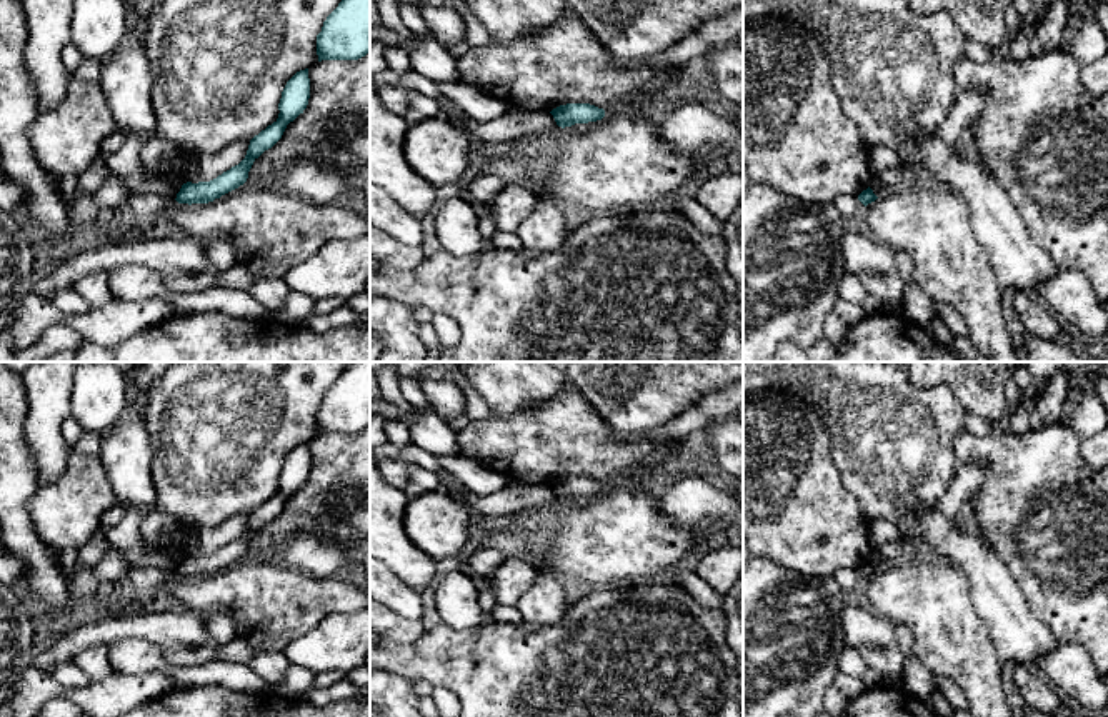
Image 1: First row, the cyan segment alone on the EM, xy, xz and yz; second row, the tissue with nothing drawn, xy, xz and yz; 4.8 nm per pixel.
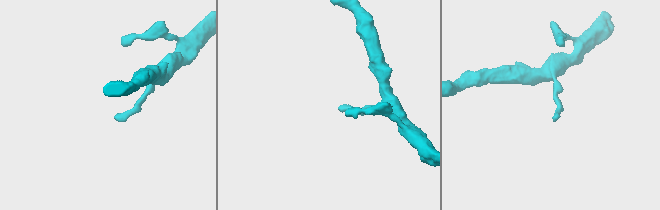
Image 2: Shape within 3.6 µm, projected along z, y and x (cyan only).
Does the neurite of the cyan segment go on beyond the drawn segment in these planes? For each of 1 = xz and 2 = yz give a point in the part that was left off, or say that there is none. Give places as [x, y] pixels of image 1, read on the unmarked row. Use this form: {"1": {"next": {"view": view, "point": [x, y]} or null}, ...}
{"1": {"next": null}, "2": {"next": null}}

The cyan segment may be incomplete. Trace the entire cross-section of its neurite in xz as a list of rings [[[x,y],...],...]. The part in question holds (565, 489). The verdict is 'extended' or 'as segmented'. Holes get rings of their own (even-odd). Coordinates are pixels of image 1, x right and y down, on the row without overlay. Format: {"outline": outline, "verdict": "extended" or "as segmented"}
{"outline": [[[566,477],[550,485],[558,500],[571,500],[575,497],[596,495],[605,490],[605,484],[590,477]]], "verdict": "as segmented"}

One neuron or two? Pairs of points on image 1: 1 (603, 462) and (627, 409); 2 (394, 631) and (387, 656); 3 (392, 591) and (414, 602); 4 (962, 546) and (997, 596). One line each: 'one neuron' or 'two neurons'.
1: two neurons
2: two neurons
3: one neuron
4: one neuron

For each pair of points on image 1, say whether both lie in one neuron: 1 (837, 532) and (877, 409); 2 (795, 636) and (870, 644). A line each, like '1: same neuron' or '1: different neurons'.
1: different neurons
2: different neurons

